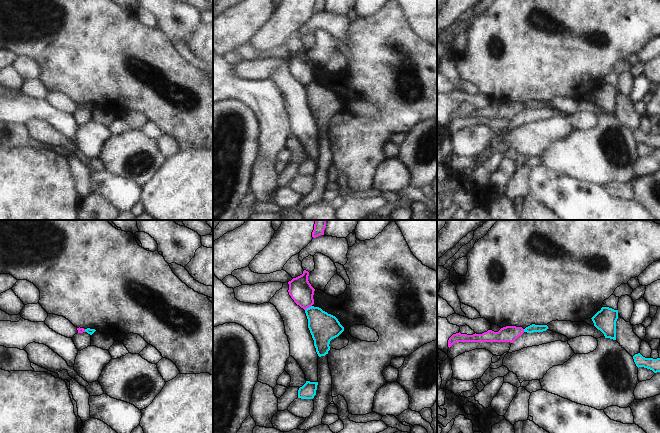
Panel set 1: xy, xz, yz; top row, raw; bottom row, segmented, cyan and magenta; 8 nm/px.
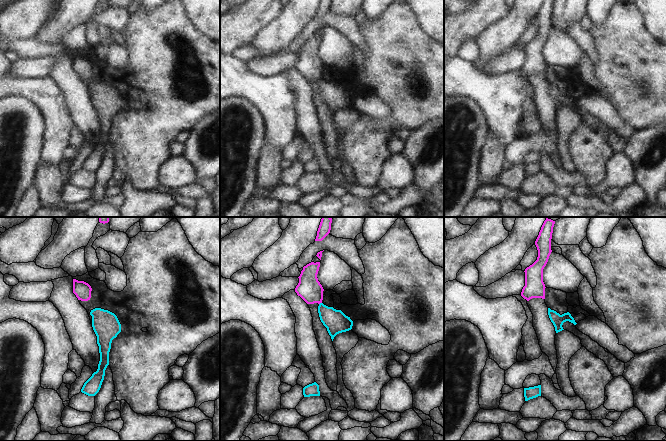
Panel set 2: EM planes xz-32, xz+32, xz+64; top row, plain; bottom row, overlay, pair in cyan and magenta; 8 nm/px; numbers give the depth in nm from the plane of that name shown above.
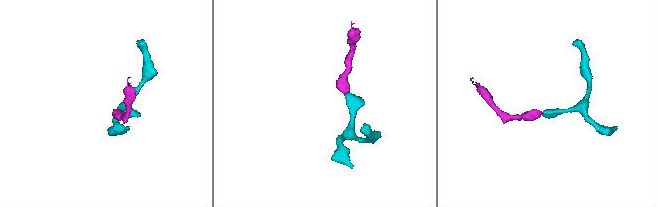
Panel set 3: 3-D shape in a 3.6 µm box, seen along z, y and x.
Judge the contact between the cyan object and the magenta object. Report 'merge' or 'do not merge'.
do not merge

